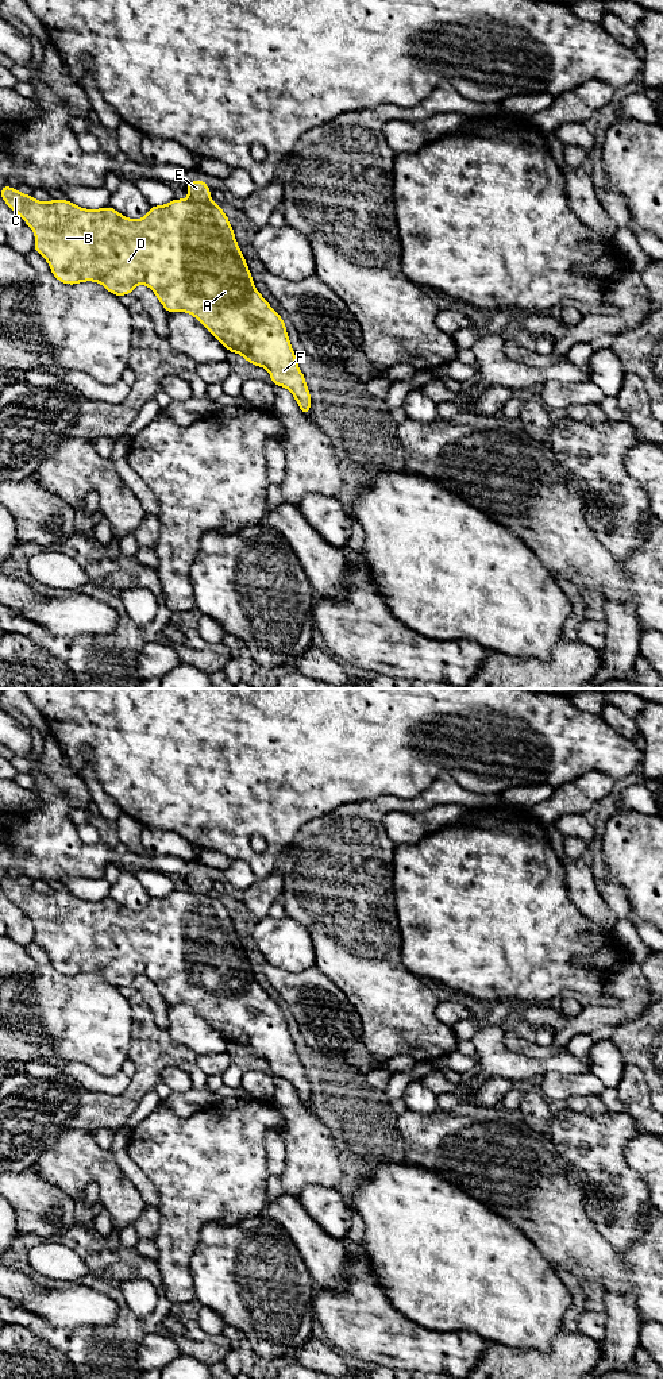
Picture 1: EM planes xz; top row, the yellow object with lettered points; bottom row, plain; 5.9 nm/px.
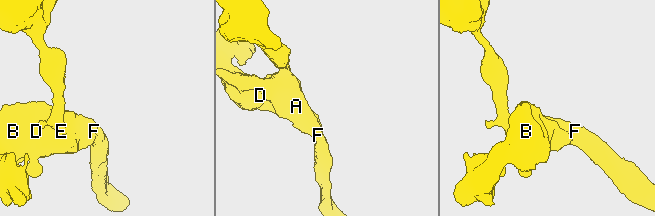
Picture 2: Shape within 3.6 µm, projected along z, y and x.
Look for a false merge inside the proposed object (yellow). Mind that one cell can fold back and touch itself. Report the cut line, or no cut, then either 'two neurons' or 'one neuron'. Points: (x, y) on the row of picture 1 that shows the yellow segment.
xz (189, 199), (211, 203) | two neurons

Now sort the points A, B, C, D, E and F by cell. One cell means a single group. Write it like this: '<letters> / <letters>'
A B C D F / E

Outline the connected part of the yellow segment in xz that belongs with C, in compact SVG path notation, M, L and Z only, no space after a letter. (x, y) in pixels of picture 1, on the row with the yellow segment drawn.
M8 185L0 197L34 231L34 250L49 262L58 281L95 281L117 297L131 294L139 284L147 285L169 313L193 315L230 352L265 367L273 385L286 388L309 416L311 393L285 321L255 289L230 220L217 204L174 198L132 220L111 207L85 209L68 200L41 203Z

